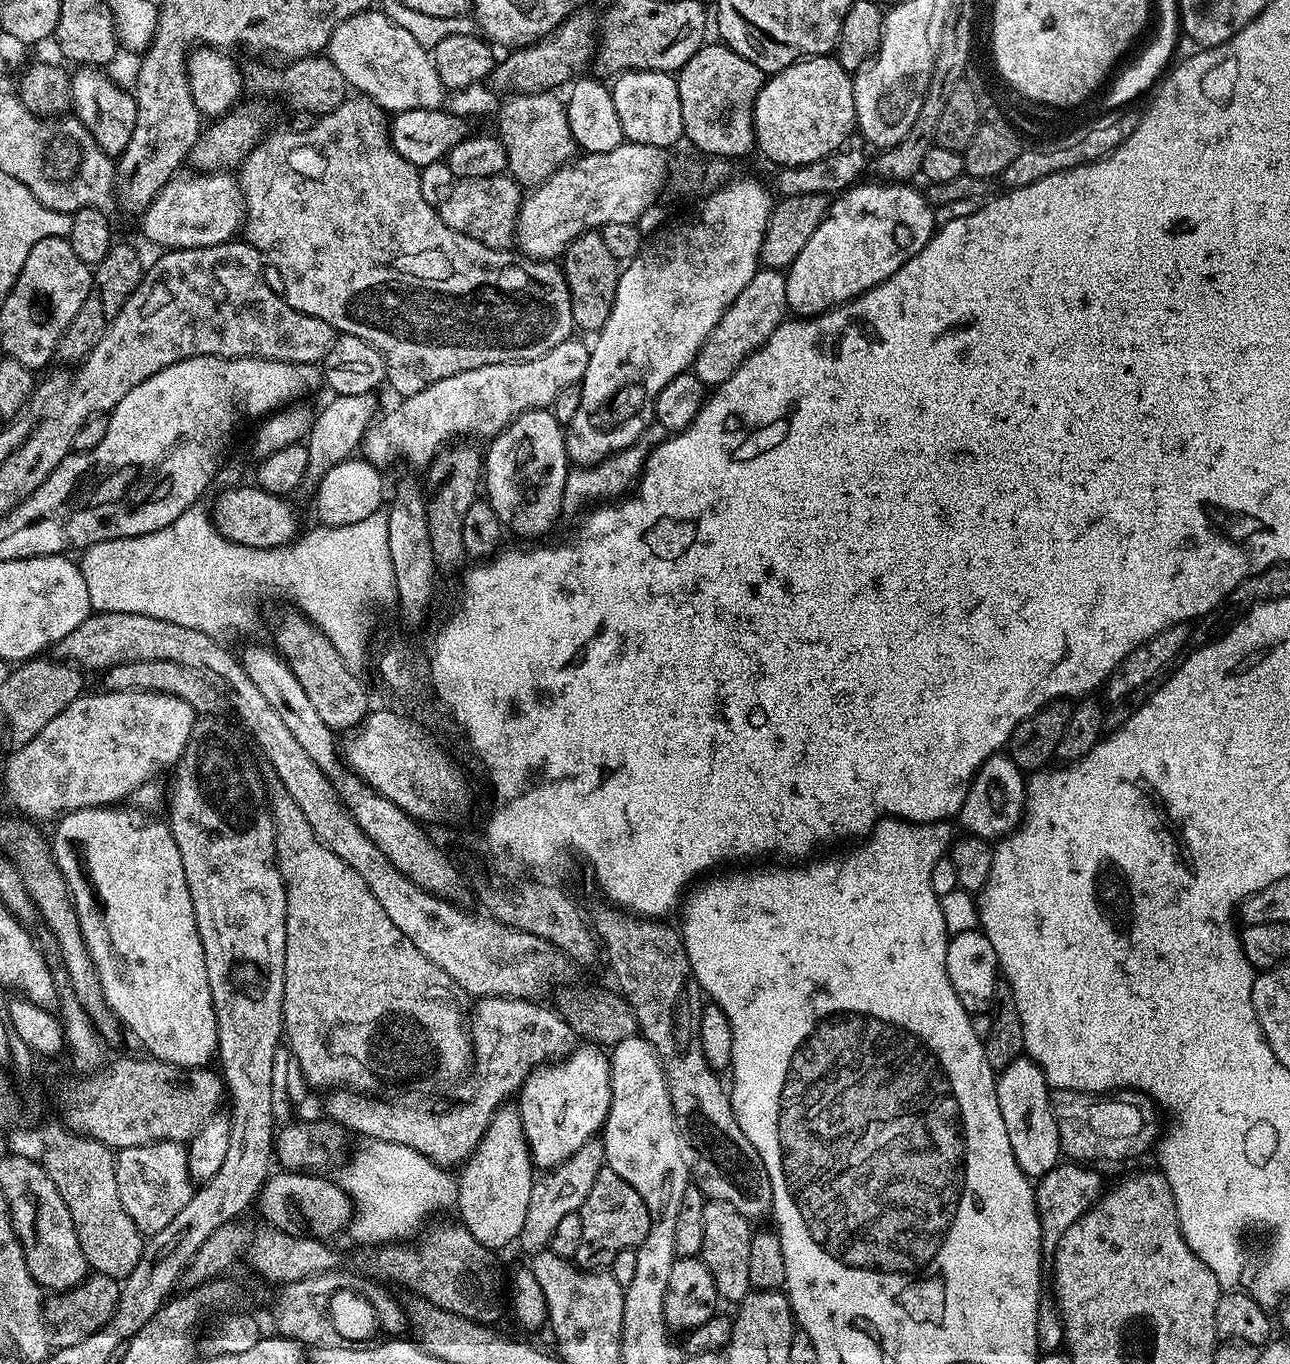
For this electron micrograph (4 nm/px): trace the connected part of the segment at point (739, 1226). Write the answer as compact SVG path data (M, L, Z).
M708 1200L704 1205L704 1225L706 1234L702 1238L702 1250L700 1256L704 1265L710 1270L714 1278L717 1297L721 1301L743 1301L749 1295L752 1283L750 1282L750 1242L753 1229L749 1220L734 1206L722 1204L719 1200Z

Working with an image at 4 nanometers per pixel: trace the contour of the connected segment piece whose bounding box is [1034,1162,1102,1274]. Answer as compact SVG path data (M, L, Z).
M1060 1162L1045 1176L1039 1177L1035 1185L1036 1209L1040 1215L1040 1229L1042 1230L1040 1259L1045 1273L1052 1274L1056 1271L1056 1251L1062 1234L1066 1234L1071 1224L1077 1224L1102 1196L1100 1176L1092 1168L1095 1167L1085 1166L1080 1162Z

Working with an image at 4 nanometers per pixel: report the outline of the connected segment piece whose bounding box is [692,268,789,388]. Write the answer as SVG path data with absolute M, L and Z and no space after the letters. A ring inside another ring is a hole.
M759 269L738 298L725 309L718 326L708 335L696 355L692 370L707 387L714 388L731 378L749 354L756 352L782 324L788 314L787 277L779 269Z

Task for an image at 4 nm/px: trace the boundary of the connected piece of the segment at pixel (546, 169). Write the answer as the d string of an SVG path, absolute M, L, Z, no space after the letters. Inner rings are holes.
M550 92L550 106L546 106L542 120L532 119L526 124L518 120L516 130L508 130L508 120L500 127L501 139L505 141L508 154L507 171L521 187L539 187L544 180L548 180L560 167L569 163L577 153L578 145L570 130L567 109L563 101ZM556 104L556 106L552 106ZM576 151L576 153L574 153Z

